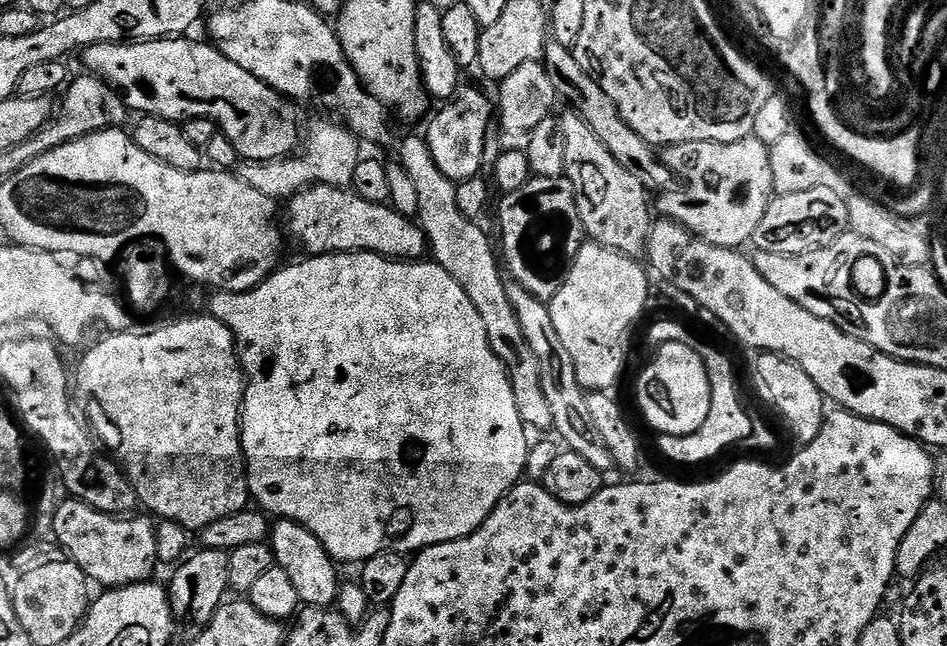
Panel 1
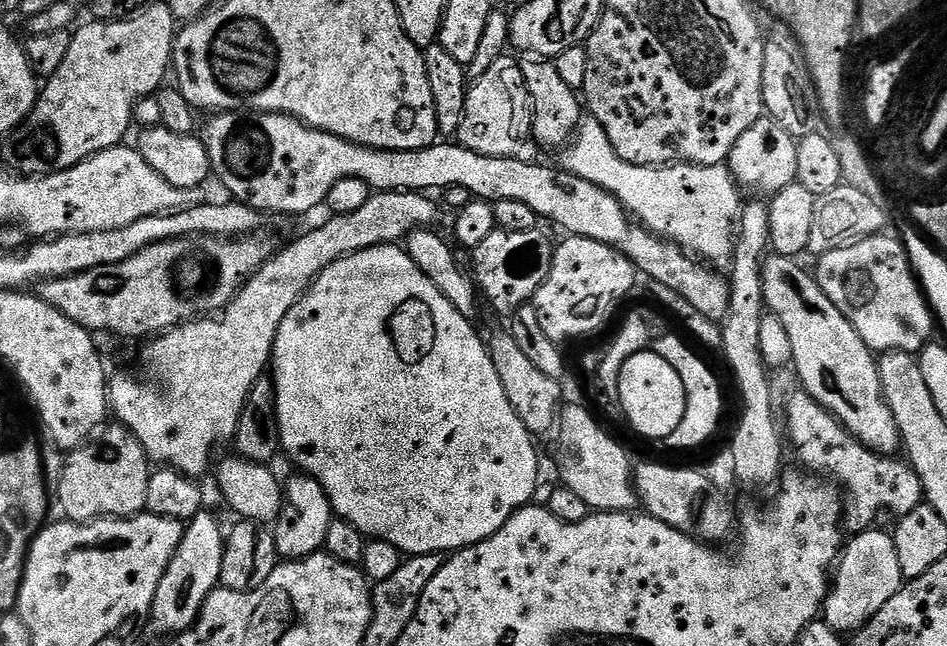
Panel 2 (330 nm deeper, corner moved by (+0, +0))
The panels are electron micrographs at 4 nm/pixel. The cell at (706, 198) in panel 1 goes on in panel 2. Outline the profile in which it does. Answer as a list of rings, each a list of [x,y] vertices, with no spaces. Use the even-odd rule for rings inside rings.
[[[771,118],[754,122],[754,126],[750,126],[750,130],[746,130],[746,134],[738,138],[738,142],[734,142],[734,150],[726,161],[726,166],[732,172],[737,185],[745,193],[752,192],[748,194],[759,194],[764,198],[771,198],[786,186],[797,183],[796,171],[799,165],[800,150],[797,137]]]

